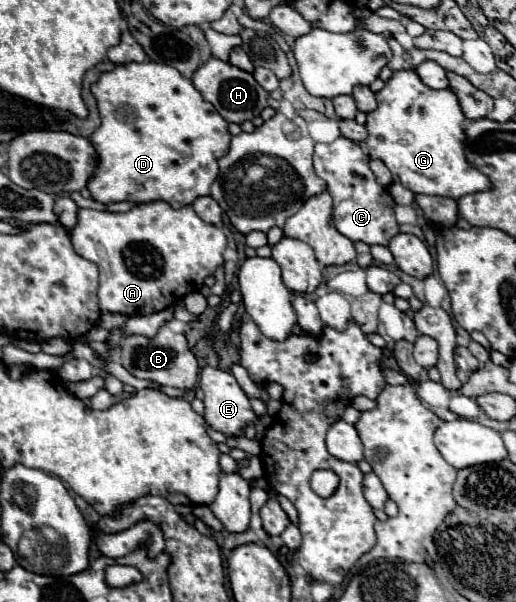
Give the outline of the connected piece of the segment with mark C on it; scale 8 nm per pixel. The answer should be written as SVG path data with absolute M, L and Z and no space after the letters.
M337 138L331 144L317 144L315 154L313 154L313 166L315 166L315 174L327 182L327 190L333 196L333 222L335 222L335 228L343 236L347 236L353 242L365 242L369 246L373 246L373 244L387 246L389 240L395 234L399 234L399 224L397 224L395 212L393 212L395 202L393 202L389 190L385 190L383 186L377 184L373 172L369 168L369 158L357 142L351 142L347 138Z

